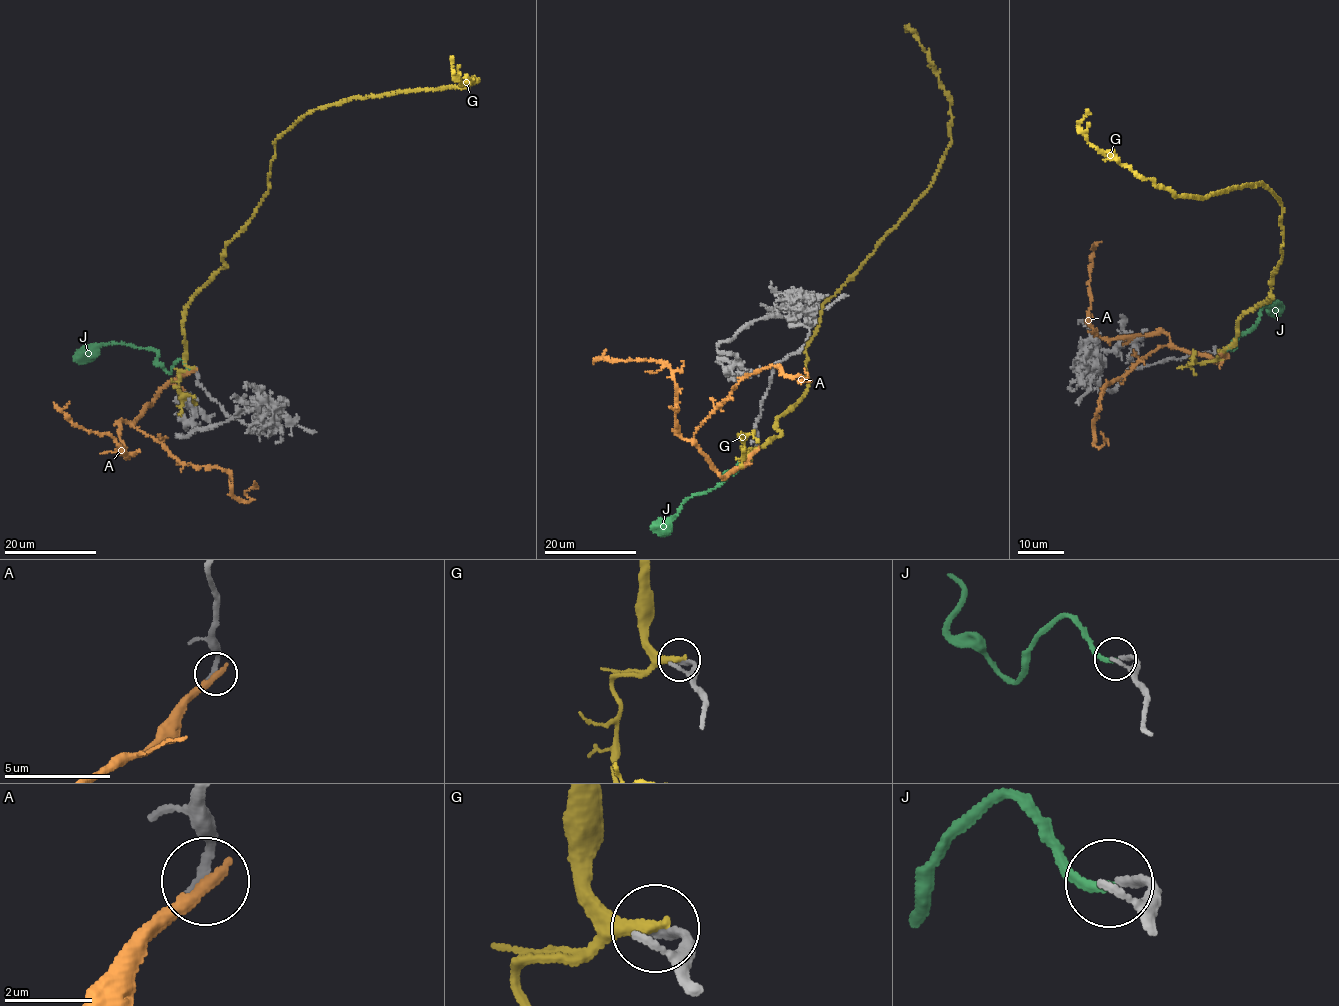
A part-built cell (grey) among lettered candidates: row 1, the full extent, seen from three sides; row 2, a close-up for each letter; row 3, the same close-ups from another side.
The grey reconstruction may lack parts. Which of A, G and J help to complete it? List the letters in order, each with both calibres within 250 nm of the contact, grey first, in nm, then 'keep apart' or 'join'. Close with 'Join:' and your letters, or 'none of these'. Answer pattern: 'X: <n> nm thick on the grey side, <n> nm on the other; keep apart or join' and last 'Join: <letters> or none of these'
A: 240 nm thick on the grey side, 360 nm on the other; keep apart
G: 220 nm thick on the grey side, 320 nm on the other; keep apart
J: 200 nm thick on the grey side, 220 nm on the other; join
Join: J

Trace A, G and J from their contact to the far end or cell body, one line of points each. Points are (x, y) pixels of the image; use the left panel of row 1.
A: (194, 369), (171, 381), (135, 427), (176, 459), (225, 470), (232, 494), (245, 502), (254, 481)
G: (192, 368), (182, 315), (268, 188), (279, 134), (356, 97), (478, 81), (460, 83), (453, 57)
J: (191, 369), (180, 360), (168, 373), (155, 361), (157, 352), (114, 342), (74, 357)

